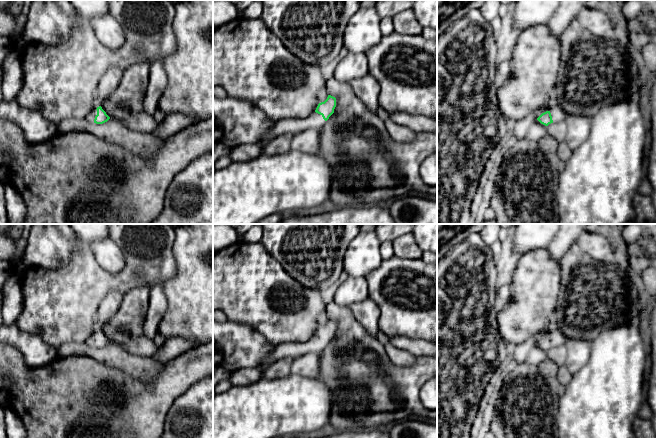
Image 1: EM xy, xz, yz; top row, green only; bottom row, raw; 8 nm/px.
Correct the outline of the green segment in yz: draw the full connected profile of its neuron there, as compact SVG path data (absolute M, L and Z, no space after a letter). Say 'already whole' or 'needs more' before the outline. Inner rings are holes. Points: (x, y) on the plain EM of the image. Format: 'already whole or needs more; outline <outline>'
needs more; outline M553 331L553 333L551 335L546 335L544 337L542 337L537 344L545 349L548 350L549 348L553 347L553 346L559 346L562 344L565 344L565 337L558 331Z

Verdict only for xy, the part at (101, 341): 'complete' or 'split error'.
split error

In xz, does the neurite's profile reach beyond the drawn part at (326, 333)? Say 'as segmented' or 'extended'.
extended

